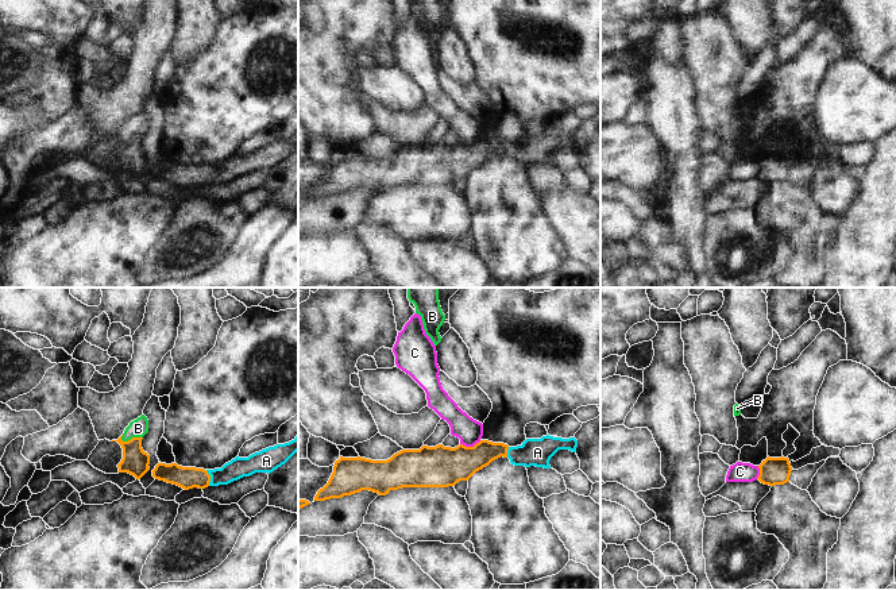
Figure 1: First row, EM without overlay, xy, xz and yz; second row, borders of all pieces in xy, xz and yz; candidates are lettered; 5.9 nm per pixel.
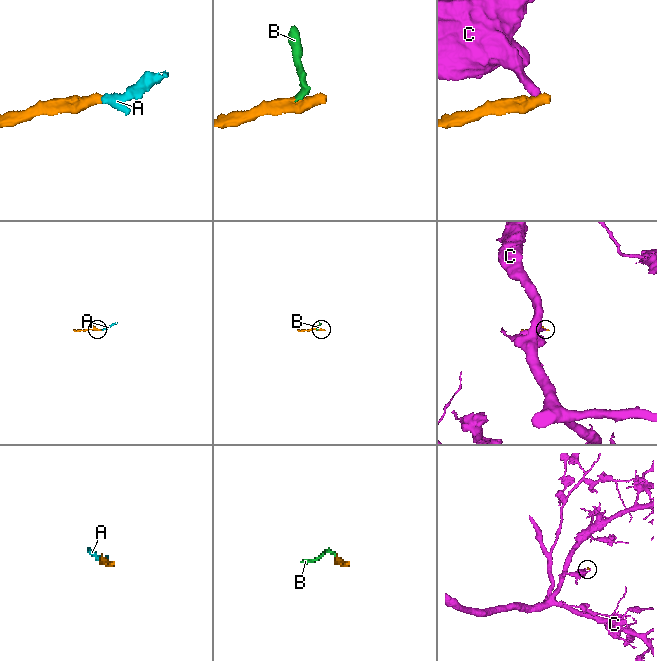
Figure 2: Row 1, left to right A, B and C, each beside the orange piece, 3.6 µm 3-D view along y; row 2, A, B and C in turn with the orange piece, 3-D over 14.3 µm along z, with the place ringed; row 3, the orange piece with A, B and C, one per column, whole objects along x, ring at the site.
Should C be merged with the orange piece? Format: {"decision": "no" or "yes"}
{"decision": "no"}

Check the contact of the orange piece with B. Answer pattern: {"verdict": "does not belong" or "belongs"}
{"verdict": "belongs"}

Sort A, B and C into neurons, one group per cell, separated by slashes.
A B / C

